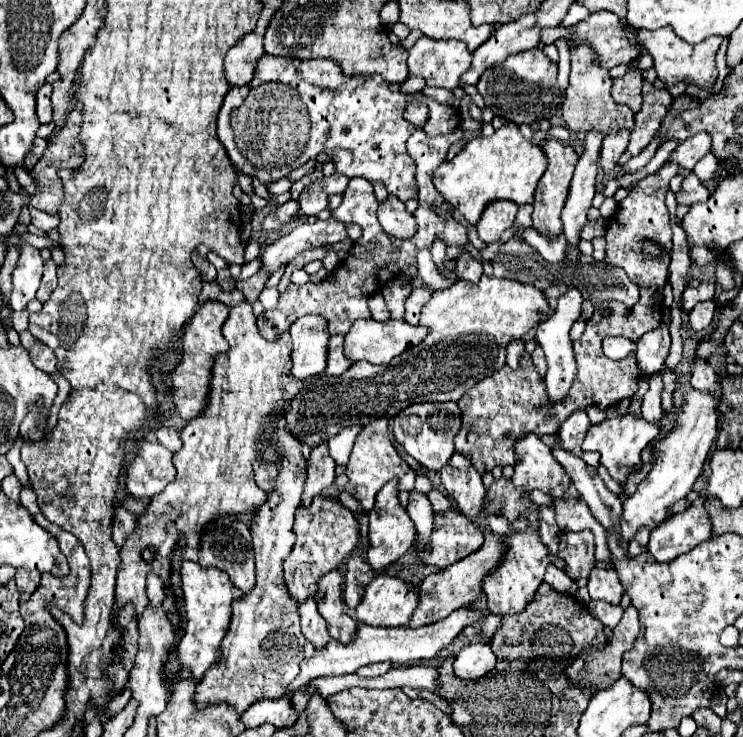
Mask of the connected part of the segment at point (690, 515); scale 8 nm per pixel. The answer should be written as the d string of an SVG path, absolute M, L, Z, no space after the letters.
M706 498L694 500L684 512L670 516L660 528L654 528L648 542L648 552L656 562L672 562L680 554L690 552L700 542L712 538L710 516L704 508Z

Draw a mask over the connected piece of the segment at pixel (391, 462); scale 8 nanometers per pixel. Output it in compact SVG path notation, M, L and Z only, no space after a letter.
M378 418L374 422L370 422L356 438L352 454L350 454L350 462L346 466L346 476L348 476L348 486L346 490L360 502L362 512L370 512L374 506L374 496L376 492L392 478L398 478L402 482L402 490L410 492L414 488L414 470L398 456L398 452L394 450L392 442L390 442L390 434L388 434L388 420L386 418Z

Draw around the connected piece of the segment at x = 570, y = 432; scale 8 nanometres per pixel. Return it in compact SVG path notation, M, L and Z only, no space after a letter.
M578 410L572 416L568 416L568 420L564 420L564 424L558 432L558 438L560 438L560 448L576 454L578 458L584 458L588 464L592 464L596 468L598 466L598 454L596 452L584 452L580 448L588 428L590 428L590 420L588 420L586 412Z

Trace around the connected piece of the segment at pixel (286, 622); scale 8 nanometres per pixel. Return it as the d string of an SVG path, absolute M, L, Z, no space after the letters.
M286 404L280 412L272 412L268 418L274 422L262 432L262 436L276 440L278 460L256 460L254 464L254 480L268 494L268 500L254 510L250 524L252 548L256 554L256 584L248 596L232 602L232 622L222 640L222 660L220 664L212 664L196 690L196 702L200 708L216 704L216 700L224 700L242 714L256 700L284 696L286 686L300 672L306 640L300 632L298 606L292 602L292 596L288 596L282 562L294 546L292 524L304 490L306 460L302 456L302 444L292 436L284 420L288 408L290 404Z

